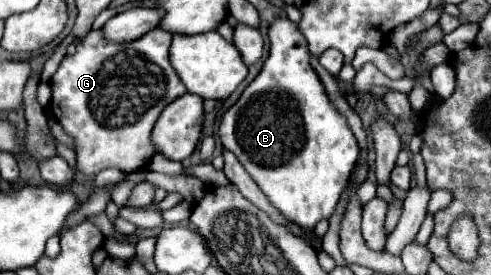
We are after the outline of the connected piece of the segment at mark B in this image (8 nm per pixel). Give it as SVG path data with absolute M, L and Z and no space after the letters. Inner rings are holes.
M278 18L268 36L270 56L262 72L222 116L218 134L224 148L236 154L274 208L290 222L312 230L320 220L334 214L360 148L312 70L306 38L298 32L298 26L288 18Z

